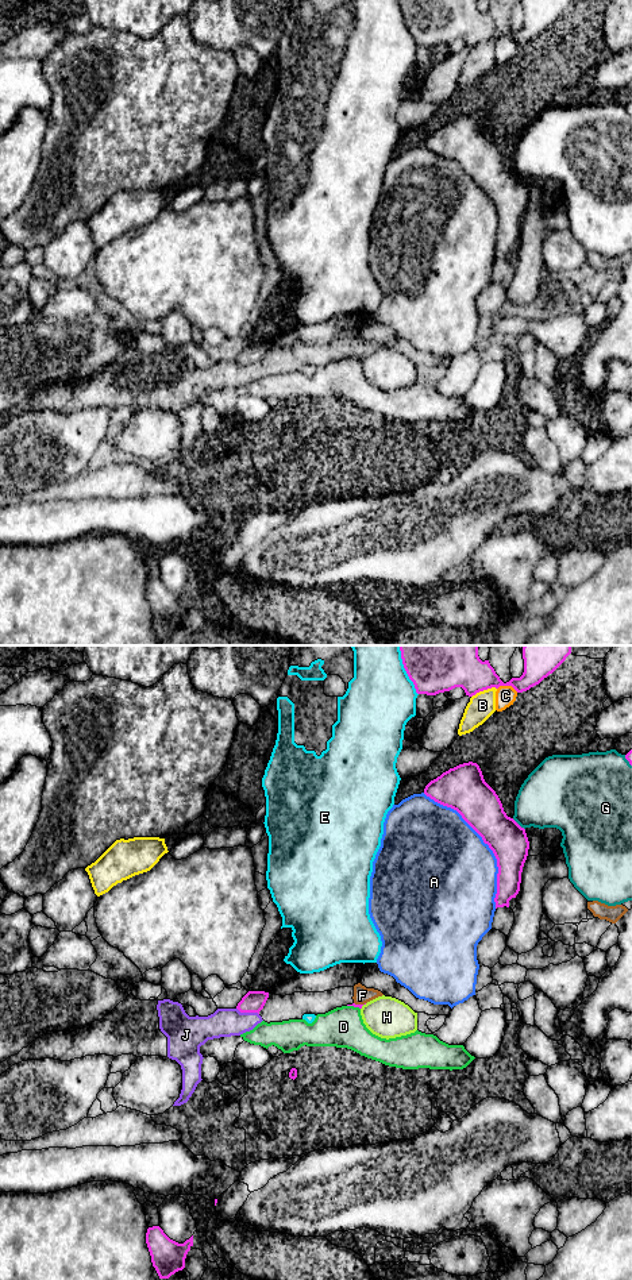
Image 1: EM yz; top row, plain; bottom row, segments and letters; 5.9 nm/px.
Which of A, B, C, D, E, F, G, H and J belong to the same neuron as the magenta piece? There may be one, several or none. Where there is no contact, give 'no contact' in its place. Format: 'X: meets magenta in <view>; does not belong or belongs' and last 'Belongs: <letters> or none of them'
A: meets magenta in yz; does not belong
B: meets magenta in yz; does not belong
C: meets magenta in yz; does not belong
D: meets magenta in yz; does not belong
E: meets magenta in yz; does not belong
F: meets magenta in yz; does not belong
G: meets magenta in yz; does not belong
H: meets magenta in yz; does not belong
J: meets magenta in yz; does not belong
Belongs: none of them

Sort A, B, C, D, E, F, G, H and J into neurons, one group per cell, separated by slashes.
A / B / C / D / E / F J / G / H

